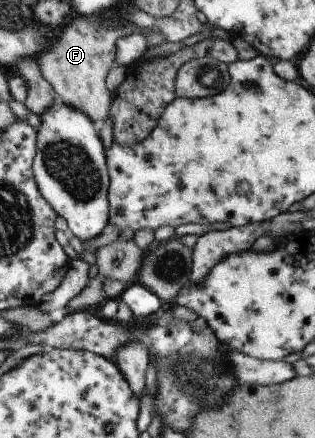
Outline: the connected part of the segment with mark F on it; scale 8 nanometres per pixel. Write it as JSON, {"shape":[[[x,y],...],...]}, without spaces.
{"shape":[[[72,16],[58,29],[52,43],[35,59],[42,79],[46,79],[59,102],[84,113],[92,121],[104,121],[108,117],[113,93],[105,86],[108,70],[115,65],[116,41],[141,31],[125,21],[98,21],[88,17]]]}

